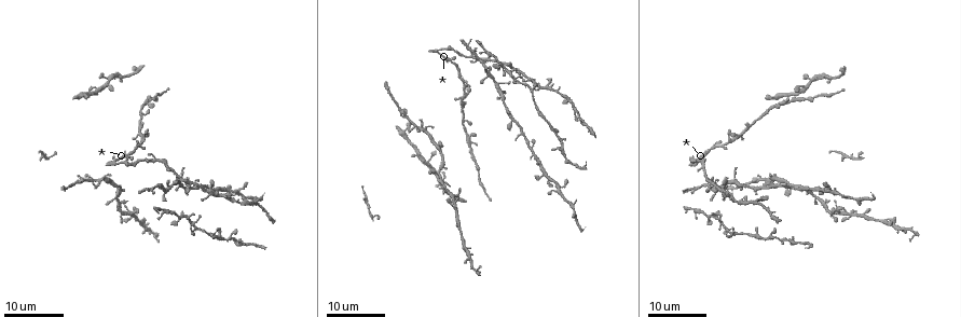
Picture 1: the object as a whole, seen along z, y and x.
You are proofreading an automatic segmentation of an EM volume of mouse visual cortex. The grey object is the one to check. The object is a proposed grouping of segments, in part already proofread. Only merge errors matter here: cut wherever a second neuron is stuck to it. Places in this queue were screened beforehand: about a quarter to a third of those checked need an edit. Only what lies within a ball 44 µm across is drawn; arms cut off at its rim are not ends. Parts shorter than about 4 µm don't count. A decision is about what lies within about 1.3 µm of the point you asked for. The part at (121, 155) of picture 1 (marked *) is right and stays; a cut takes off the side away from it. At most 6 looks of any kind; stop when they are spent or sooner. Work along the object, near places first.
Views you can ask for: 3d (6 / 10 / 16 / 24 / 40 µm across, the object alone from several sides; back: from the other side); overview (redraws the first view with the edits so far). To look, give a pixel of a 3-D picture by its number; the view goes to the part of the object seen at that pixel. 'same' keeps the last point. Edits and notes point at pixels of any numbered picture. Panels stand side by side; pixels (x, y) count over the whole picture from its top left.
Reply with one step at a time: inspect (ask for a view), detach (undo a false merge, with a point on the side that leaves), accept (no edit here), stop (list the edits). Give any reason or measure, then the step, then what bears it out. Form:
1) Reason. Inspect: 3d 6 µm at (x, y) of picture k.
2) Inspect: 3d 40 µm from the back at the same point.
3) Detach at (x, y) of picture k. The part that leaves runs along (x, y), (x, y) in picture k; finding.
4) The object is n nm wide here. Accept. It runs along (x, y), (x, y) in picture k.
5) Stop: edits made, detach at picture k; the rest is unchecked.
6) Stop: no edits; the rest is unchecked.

Looks like a crossing. Inspect: 3d 16 µm at (488, 75) of picture 1.

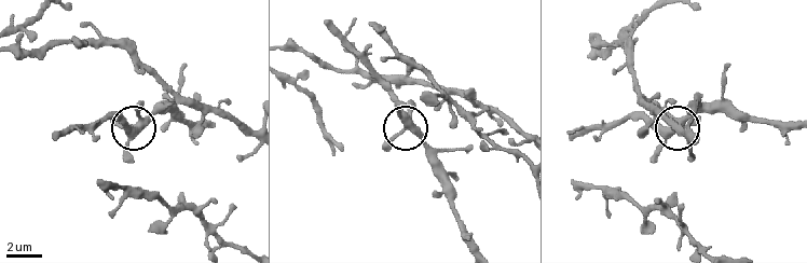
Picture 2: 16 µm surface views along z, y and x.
Inspect: 3d 6 µm at (408, 125) of picture 2.

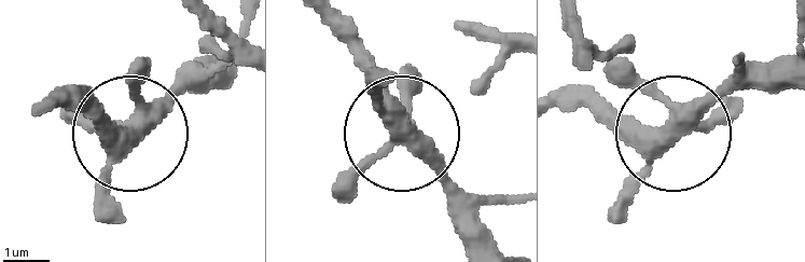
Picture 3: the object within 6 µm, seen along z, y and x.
The side arm is 35 µm long. Accept. Continuous, no second neuron.

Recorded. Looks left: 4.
Four-way junction. Inspect: 3d 24 µm at (192, 223) of picture 1.

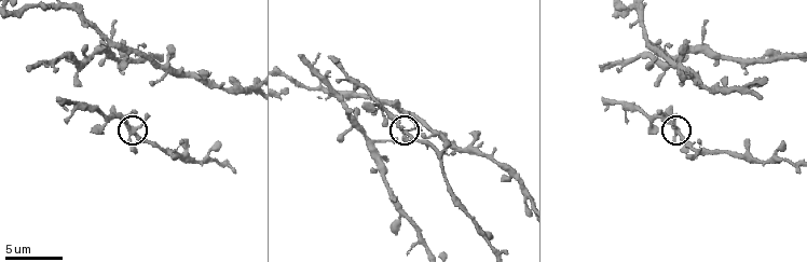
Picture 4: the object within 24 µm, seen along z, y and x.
Zoom in. Inspect: 3d 10 µm at (127, 125) of picture 4.

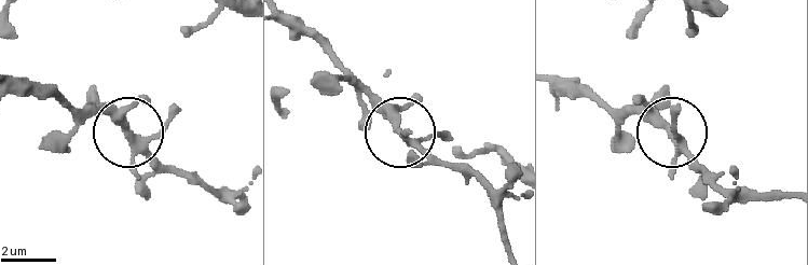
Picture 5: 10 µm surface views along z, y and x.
4 arms meet here. Accept. One neuron here.

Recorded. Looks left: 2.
Four or more arms meet. Inspect: 3d 24 µm at (102, 180) of picture 1.

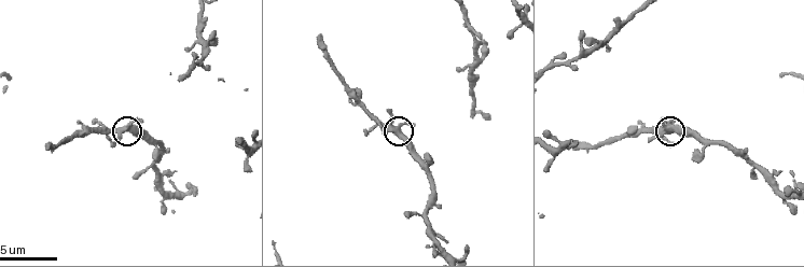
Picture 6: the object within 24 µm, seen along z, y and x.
Inspect: 3d 6 µm at (396, 132) of picture 6.

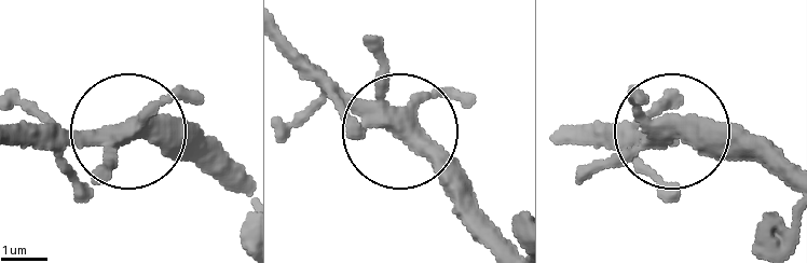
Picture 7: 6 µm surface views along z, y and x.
The side arm is 24 µm long; 4 arms meet here. Accept. Continuous, no second neuron.

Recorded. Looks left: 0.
Stop: no edits; the rest is unchecked.

